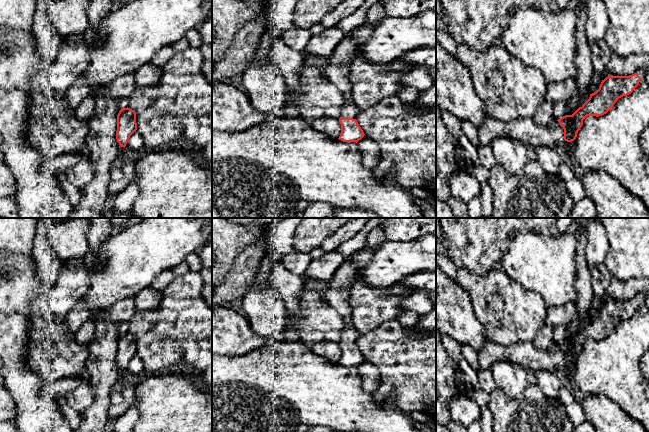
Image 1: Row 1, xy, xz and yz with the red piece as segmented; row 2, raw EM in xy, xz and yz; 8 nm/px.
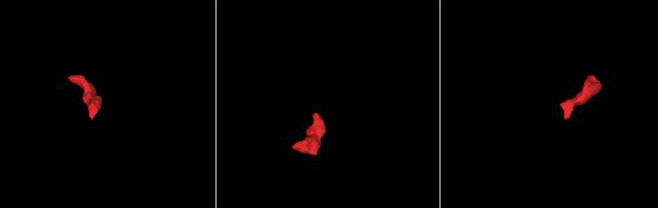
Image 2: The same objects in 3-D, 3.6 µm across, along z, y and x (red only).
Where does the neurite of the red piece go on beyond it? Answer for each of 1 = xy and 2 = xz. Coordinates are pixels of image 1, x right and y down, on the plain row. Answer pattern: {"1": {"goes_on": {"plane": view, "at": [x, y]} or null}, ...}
{"1": {"goes_on": null}, "2": {"goes_on": {"plane": "xz", "at": [337, 295]}}}

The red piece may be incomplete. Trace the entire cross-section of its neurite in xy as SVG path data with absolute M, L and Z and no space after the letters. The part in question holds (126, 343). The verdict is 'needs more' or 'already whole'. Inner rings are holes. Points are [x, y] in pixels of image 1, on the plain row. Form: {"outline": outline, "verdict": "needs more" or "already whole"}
{"outline": "M121 332L117 339L116 363L125 371L130 360L137 354L136 336L130 332Z", "verdict": "already whole"}

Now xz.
{"outline": "M346 257L345 261L337 268L332 279L328 281L326 302L333 307L344 321L341 331L341 357L339 364L343 366L358 366L364 361L364 356L359 350L356 340L360 334L352 324L352 310L349 304L349 288L356 274L352 258Z", "verdict": "needs more"}

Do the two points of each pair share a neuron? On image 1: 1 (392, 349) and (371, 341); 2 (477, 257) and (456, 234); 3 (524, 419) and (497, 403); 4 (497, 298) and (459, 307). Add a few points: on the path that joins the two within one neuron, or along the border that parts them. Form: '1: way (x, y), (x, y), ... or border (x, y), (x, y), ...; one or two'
1: way (387, 347), (376, 345); one
2: way (471, 251), (462, 240); one
3: way (517, 419), (513, 419), (504, 410); one
4: border (458, 284), (471, 299), (472, 311), (481, 325); two

